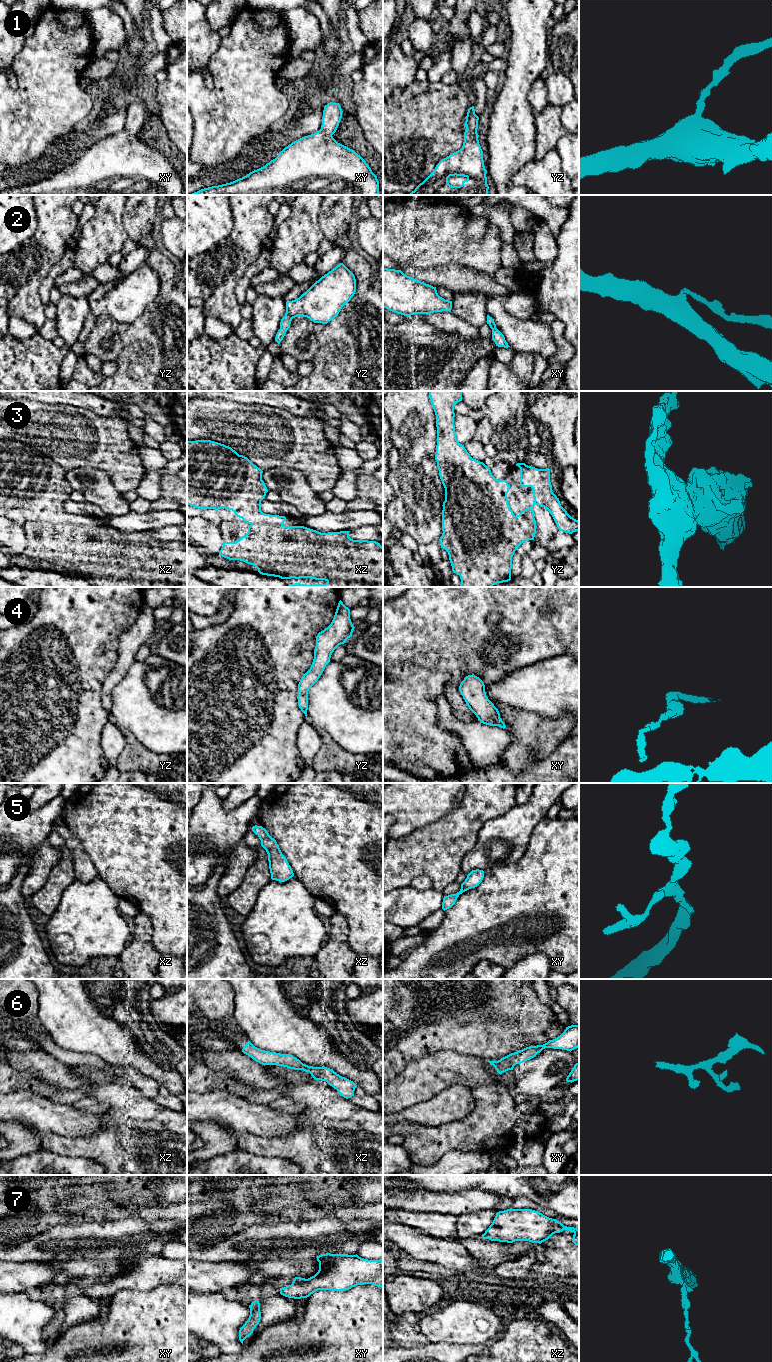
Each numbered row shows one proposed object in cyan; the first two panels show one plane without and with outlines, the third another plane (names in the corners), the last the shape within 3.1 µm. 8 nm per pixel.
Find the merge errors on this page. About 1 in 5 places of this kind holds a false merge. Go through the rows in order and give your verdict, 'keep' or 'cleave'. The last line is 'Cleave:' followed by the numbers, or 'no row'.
1: keep
2: keep
3: keep
4: keep
5: keep
6: keep
7: keep
Cleave: no row

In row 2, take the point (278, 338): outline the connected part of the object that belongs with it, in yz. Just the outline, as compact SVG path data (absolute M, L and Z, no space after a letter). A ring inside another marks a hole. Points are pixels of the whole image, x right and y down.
M340 263L299 298L286 302L286 313L281 319L275 341L280 344L292 319L297 316L307 317L314 323L327 324L338 316L342 307L351 300L355 292L354 274Z

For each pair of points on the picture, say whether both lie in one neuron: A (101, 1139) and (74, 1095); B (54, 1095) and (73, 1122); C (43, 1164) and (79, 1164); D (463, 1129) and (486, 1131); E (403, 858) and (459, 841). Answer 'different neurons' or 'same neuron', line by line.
A: different neurons
B: different neurons
C: same neuron
D: same neuron
E: same neuron

